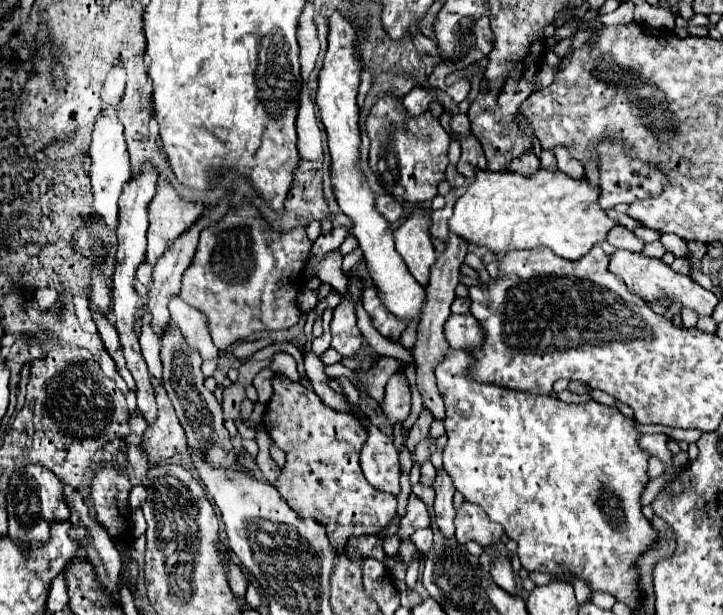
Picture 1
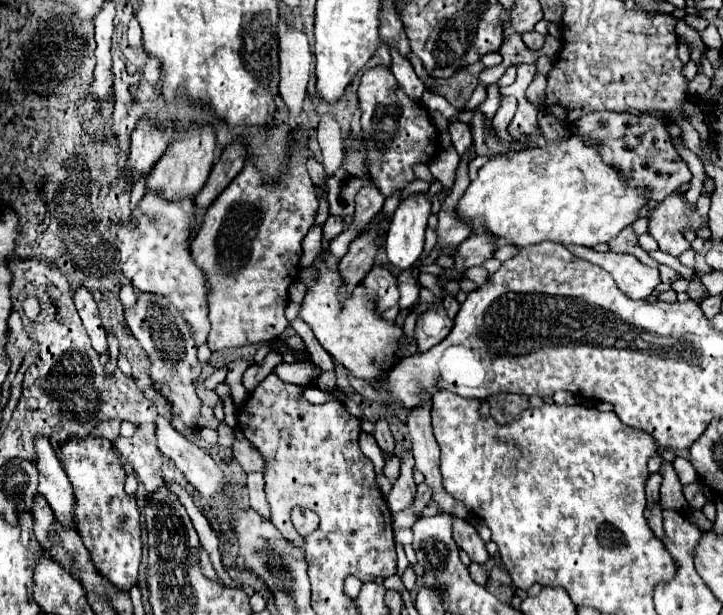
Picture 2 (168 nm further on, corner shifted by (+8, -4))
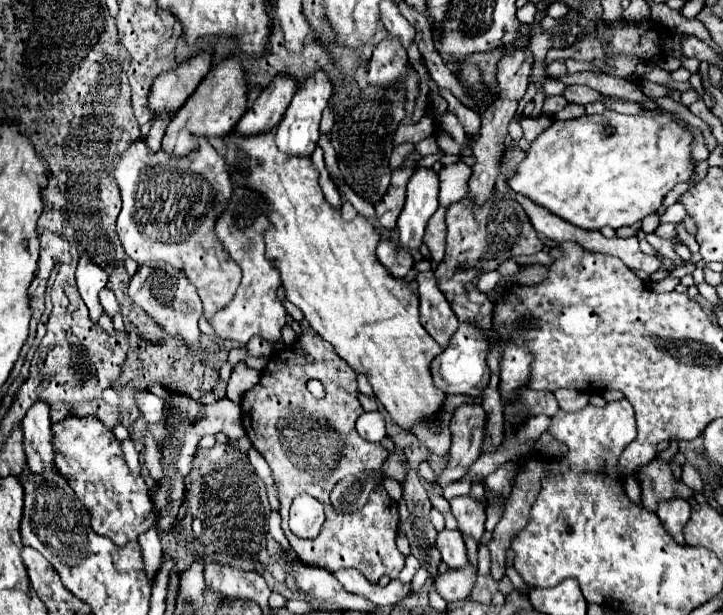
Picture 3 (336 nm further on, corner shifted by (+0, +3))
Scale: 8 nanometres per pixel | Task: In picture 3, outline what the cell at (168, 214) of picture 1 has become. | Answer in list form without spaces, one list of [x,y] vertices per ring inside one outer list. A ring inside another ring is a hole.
[[[230,57],[218,63],[198,85],[192,97],[184,103],[184,107],[174,115],[170,121],[166,135],[162,139],[164,153],[172,153],[178,157],[186,157],[190,151],[196,149],[198,137],[226,137],[240,117],[246,111],[246,85],[244,75],[238,59]]]

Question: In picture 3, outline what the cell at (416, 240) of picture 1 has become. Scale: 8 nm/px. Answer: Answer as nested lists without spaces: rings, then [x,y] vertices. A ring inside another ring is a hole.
[[[416,169],[408,181],[406,205],[398,217],[400,243],[406,249],[420,249],[428,217],[438,209],[438,175],[434,169]]]

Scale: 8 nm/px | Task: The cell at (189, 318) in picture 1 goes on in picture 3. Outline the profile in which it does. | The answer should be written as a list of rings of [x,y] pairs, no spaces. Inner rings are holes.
[[[202,139],[200,147],[188,157],[170,157],[162,151],[150,155],[146,143],[136,141],[122,155],[114,177],[122,193],[122,211],[116,221],[116,231],[126,255],[138,265],[154,265],[156,261],[166,261],[172,267],[180,269],[188,277],[188,281],[198,289],[198,295],[204,305],[204,317],[210,319],[218,309],[232,301],[242,277],[240,267],[222,249],[214,233],[214,221],[224,209],[228,197],[232,195],[232,181],[224,157],[206,139]]]

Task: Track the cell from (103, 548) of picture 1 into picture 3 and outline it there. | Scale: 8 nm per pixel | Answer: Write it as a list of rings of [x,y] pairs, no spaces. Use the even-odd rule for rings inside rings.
[[[36,403],[30,407],[22,421],[24,431],[24,449],[28,455],[28,467],[32,473],[42,475],[44,469],[56,469],[54,451],[52,451],[52,421],[50,407],[46,403]]]

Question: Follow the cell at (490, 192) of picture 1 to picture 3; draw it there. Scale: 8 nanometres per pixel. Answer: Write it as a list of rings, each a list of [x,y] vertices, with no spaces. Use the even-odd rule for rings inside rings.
[[[608,111],[604,115],[582,115],[578,119],[554,121],[530,143],[524,161],[516,167],[508,185],[512,191],[528,197],[536,205],[584,231],[600,231],[602,227],[618,229],[654,213],[662,205],[664,195],[676,183],[692,177],[690,143],[690,131],[680,129],[668,115],[652,111],[638,117]]]

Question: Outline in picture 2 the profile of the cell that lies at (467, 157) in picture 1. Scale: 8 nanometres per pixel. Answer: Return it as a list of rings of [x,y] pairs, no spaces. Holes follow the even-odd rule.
[[[452,122],[448,126],[448,132],[452,136],[452,144],[458,150],[458,154],[464,154],[466,150],[470,150],[472,146],[472,134],[470,134],[470,126],[464,122]]]

